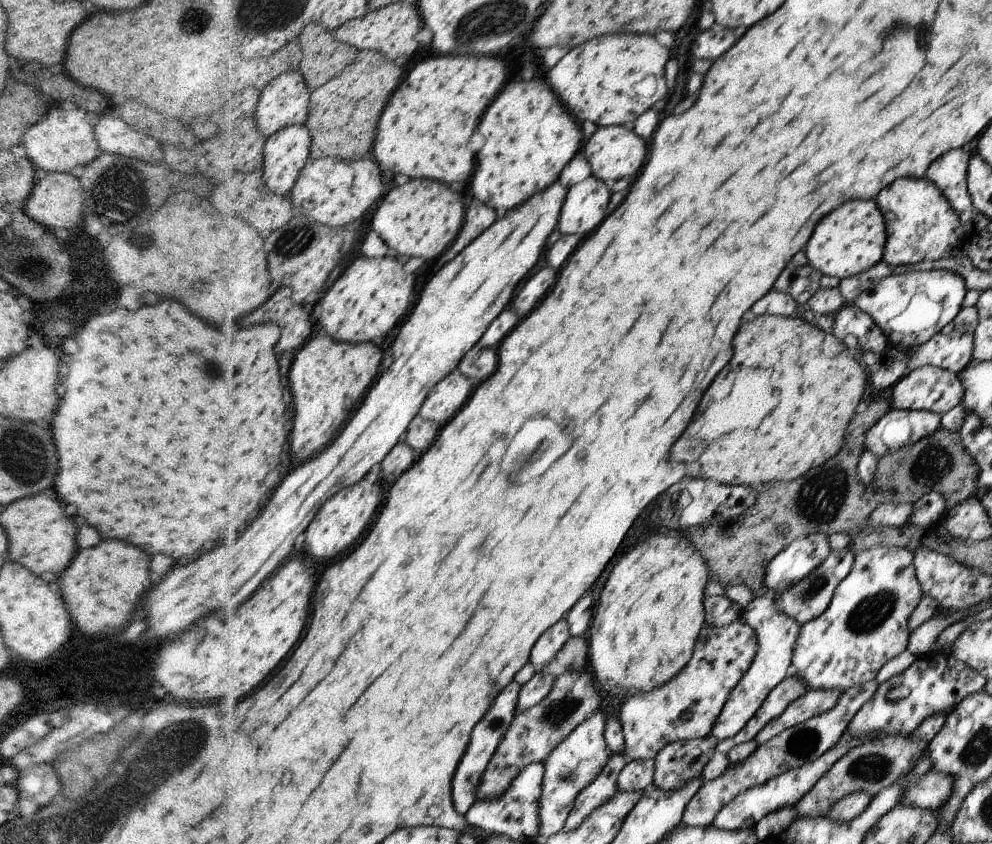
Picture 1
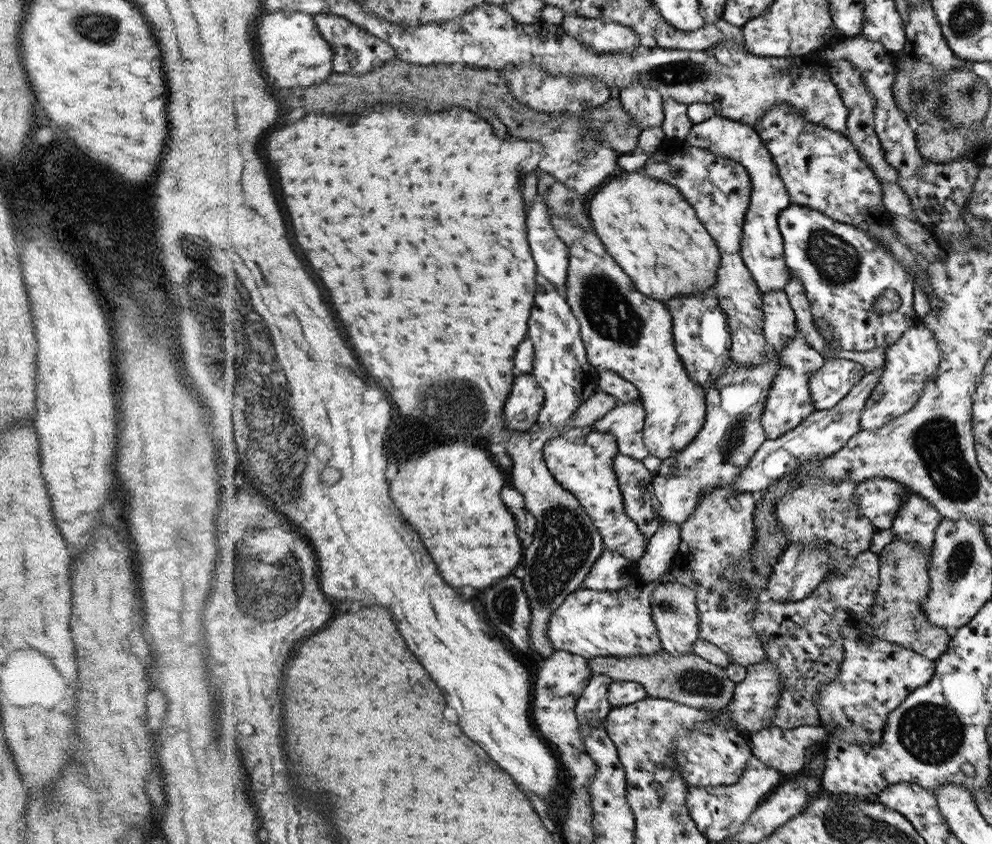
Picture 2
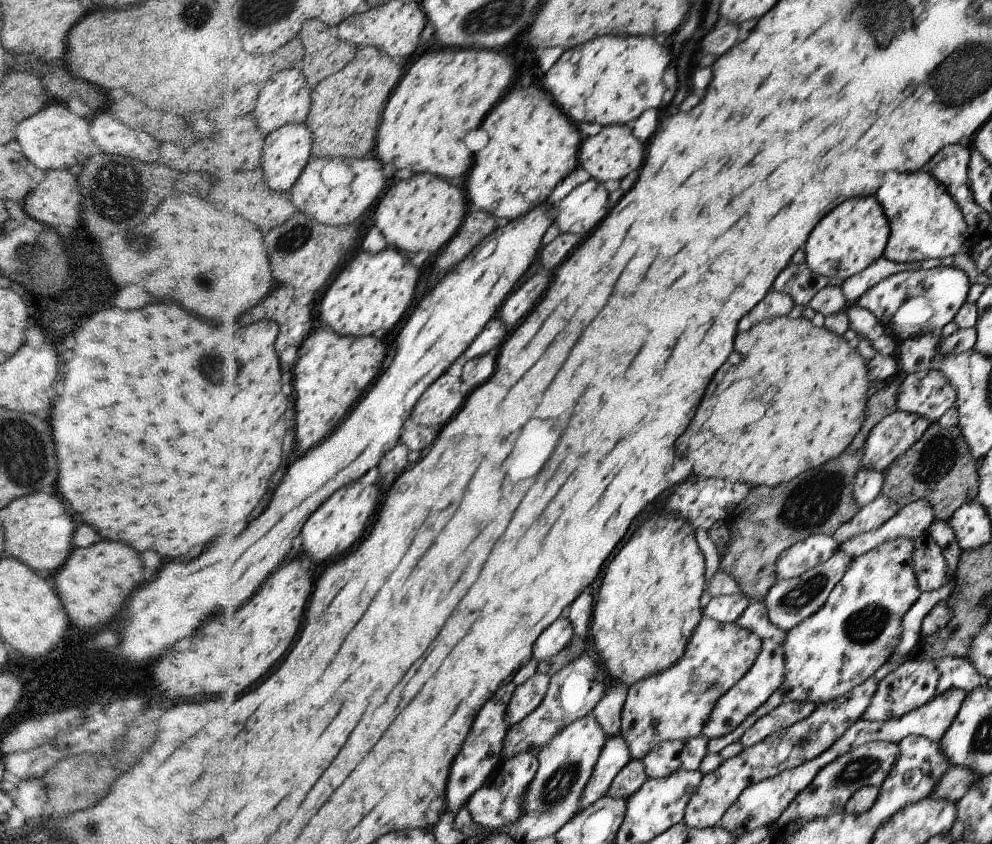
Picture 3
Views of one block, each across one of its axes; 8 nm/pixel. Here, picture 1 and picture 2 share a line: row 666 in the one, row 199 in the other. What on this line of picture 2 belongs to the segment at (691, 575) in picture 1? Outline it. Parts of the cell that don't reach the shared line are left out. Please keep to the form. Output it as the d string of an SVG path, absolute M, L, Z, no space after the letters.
M640 170L621 171L592 198L588 216L594 231L604 242L612 258L623 270L628 270L627 274L632 274L630 277L636 286L636 291L639 290L642 294L666 304L672 299L706 292L715 287L722 254L712 236L700 222L694 208L684 200L677 188L667 182L656 180Z

